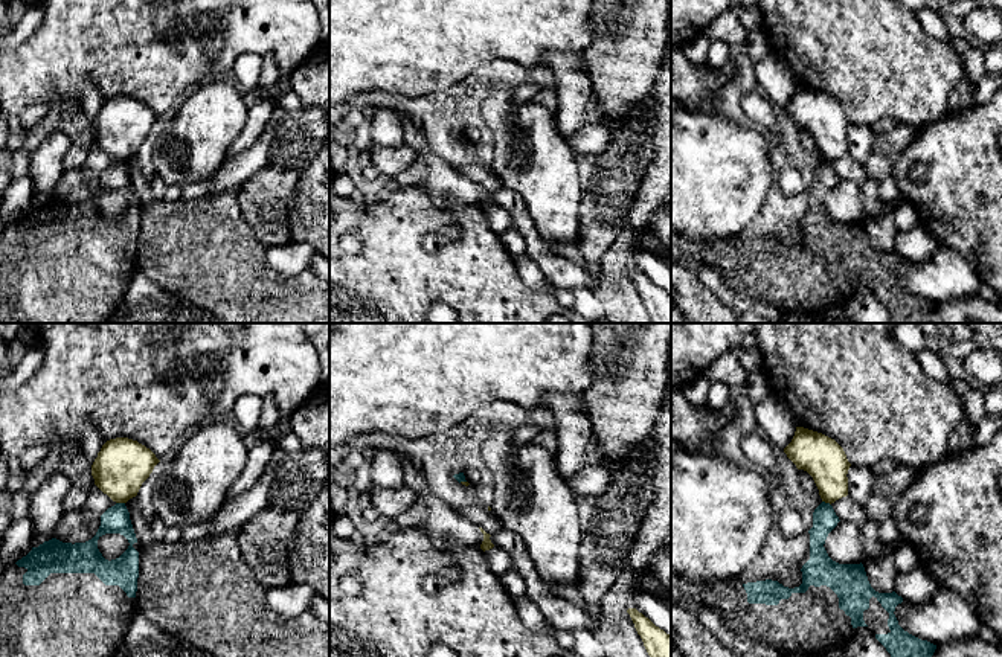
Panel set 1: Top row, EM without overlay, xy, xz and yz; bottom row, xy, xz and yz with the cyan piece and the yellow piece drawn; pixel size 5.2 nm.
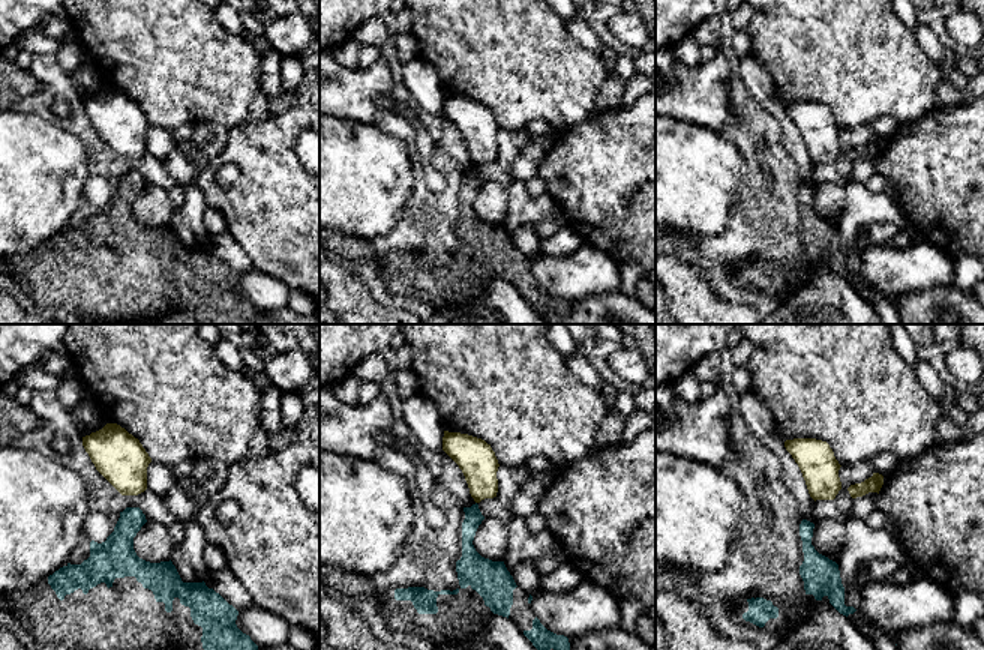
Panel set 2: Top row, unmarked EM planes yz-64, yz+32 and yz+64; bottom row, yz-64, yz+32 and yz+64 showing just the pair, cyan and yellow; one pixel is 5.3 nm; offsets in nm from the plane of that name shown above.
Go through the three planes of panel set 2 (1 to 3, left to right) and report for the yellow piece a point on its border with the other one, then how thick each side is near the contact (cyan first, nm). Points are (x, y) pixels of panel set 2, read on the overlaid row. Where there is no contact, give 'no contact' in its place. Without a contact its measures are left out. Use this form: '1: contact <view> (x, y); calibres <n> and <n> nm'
1: no contact
2: no contact
3: no contact

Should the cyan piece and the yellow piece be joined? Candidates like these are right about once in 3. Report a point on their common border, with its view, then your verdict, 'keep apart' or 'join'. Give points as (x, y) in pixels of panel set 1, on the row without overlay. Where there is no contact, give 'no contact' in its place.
contact xy (121, 162); keep apart

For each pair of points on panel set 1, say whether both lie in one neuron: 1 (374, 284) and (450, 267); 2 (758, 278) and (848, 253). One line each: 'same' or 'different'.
1: same
2: same

